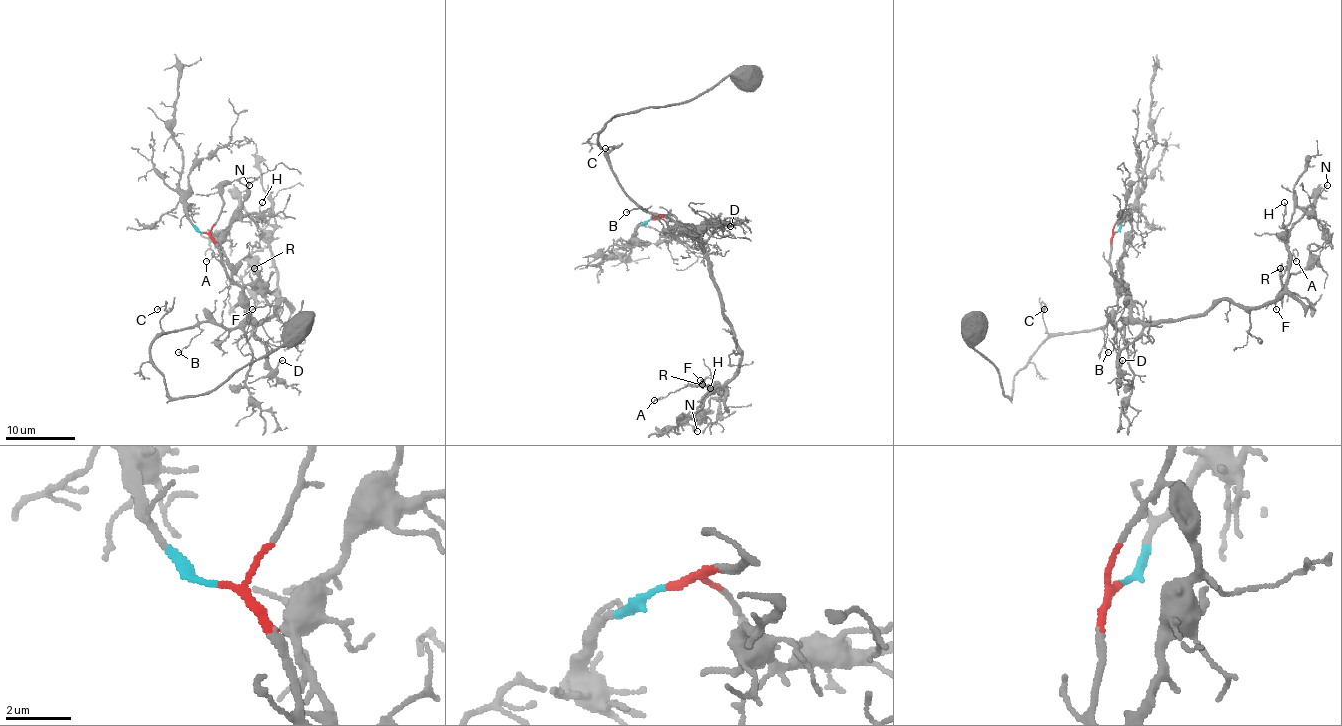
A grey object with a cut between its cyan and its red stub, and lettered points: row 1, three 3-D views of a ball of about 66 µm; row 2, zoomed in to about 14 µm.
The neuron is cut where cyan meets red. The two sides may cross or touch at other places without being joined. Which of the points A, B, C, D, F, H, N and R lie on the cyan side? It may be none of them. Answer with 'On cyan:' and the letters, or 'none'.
On cyan: none

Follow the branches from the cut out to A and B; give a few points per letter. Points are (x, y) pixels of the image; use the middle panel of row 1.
A: (652, 219), (671, 214), (701, 238), (722, 315), (741, 355), (737, 371), (722, 385), (687, 385), (654, 401)
B: (652, 219), (671, 214), (687, 231), (695, 233), (682, 224), (650, 214), (647, 210), (648, 207), (626, 212)

